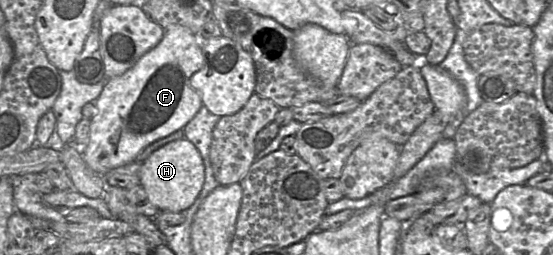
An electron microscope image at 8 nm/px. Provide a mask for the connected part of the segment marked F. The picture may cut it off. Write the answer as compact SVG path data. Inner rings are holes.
M171 25L166 28L157 46L145 53L124 74L108 79L100 96L96 99L97 113L91 119L88 144L83 148L85 162L97 173L107 171L135 161L138 154L153 142L184 129L202 107L202 99L190 84L191 76L205 64L202 42L189 28Z

